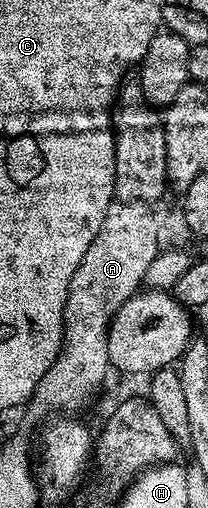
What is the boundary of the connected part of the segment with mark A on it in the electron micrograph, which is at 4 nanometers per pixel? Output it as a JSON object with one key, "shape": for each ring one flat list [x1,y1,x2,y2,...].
{"shape":[[112,201,105,223,101,223,101,231,97,231,93,243,89,243,89,251,85,251,77,271,73,271,73,283,69,283,63,312,63,350,57,355,53,367,45,371,45,379,37,383,31,396,29,410,33,416,50,418,81,408,109,374,111,360,107,328,116,313,126,306,123,304,141,289,149,263,161,250,159,225,151,209,145,201]]}

